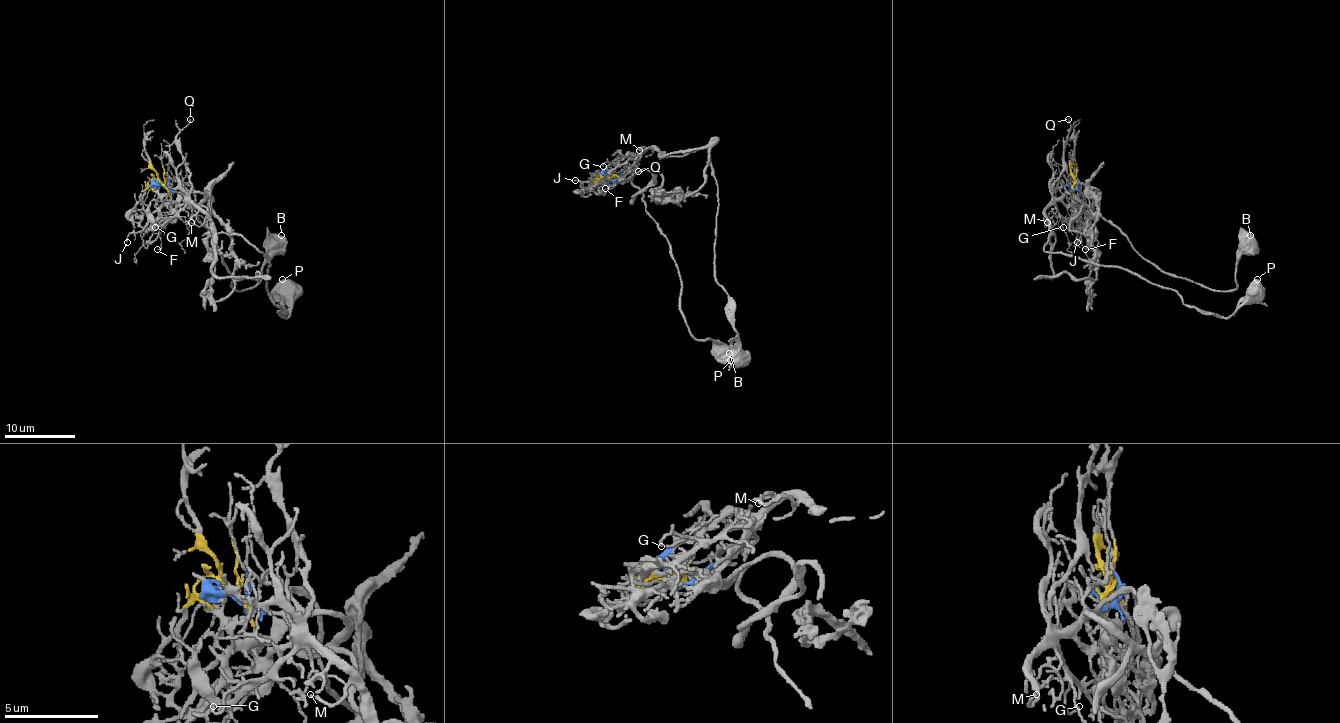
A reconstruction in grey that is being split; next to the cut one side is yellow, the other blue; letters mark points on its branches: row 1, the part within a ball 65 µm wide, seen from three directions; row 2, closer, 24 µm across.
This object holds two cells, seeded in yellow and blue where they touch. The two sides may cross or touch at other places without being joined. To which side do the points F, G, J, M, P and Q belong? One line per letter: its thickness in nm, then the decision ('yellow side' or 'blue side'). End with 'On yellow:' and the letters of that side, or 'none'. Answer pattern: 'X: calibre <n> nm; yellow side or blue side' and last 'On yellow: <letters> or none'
F: calibre 120 nm; yellow side
G: calibre 100 nm; blue side
J: calibre 140 nm; yellow side
M: calibre 140 nm; blue side
P: calibre 850 nm; blue side
Q: calibre 120 nm; blue side
On yellow: F, J

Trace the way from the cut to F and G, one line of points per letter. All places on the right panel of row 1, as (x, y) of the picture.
F: (1077, 181), (1072, 189), (1077, 217), (1087, 231), (1086, 249)
G: (1077, 181), (1079, 186), (1073, 191), (1068, 191), (1056, 202), (1056, 210), (1061, 216), (1058, 226), (1063, 226)

